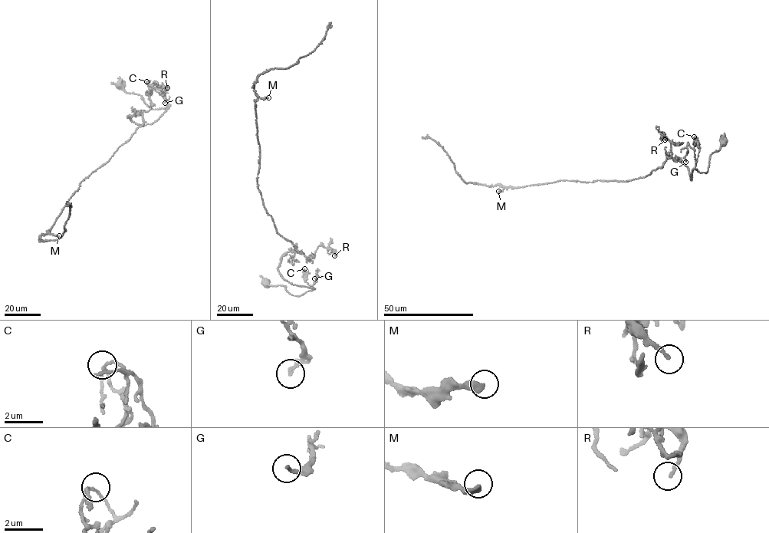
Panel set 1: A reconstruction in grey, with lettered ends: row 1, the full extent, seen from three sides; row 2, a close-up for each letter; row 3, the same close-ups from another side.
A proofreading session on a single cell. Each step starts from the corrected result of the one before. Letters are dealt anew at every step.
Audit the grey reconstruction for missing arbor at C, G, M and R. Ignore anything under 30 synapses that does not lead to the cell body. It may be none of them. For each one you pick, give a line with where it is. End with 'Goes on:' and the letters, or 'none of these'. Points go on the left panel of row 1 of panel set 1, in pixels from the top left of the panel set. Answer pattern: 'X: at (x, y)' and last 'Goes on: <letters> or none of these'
Goes on: none of these

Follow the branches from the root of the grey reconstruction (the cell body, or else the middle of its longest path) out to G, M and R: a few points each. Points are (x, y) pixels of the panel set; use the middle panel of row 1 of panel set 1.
G: (264, 283), (284, 286), (290, 294), (299, 296), (312, 290), (317, 281), (317, 271), (317, 277), (314, 278)
M: (264, 283), (297, 296), (313, 288), (280, 276), (280, 257), (300, 252), (258, 189), (255, 100), (268, 97)
R: (264, 283), (302, 295), (313, 288), (282, 278), (280, 257), (299, 251), (310, 259), (321, 245), (334, 255)

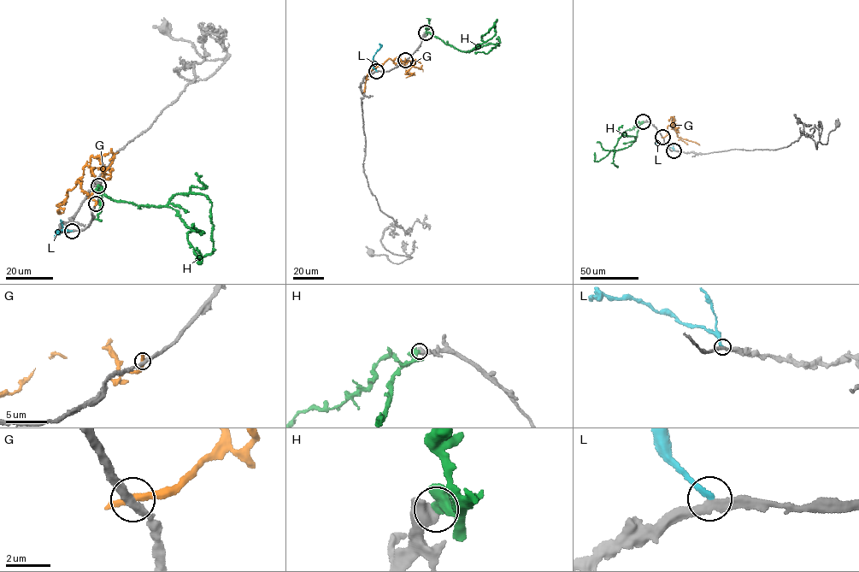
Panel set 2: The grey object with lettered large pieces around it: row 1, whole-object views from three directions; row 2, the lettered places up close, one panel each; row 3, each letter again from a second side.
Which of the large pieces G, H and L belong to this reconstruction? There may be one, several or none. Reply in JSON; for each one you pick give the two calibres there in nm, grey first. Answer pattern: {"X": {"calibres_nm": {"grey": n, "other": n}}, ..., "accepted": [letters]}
{"accepted": []}

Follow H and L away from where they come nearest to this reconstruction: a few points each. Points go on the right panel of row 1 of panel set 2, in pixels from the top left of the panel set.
H: (643, 121), (635, 140), (634, 137), (626, 135), (617, 141), (613, 163), (618, 166)
L: (673, 150), (661, 144), (655, 144)

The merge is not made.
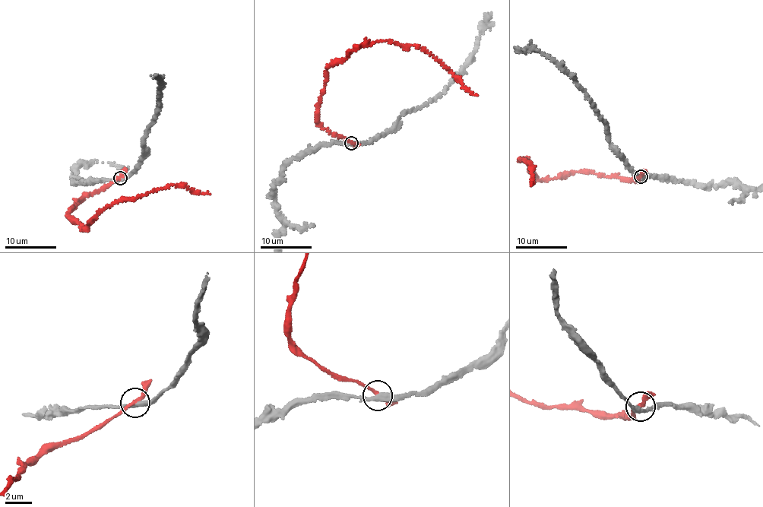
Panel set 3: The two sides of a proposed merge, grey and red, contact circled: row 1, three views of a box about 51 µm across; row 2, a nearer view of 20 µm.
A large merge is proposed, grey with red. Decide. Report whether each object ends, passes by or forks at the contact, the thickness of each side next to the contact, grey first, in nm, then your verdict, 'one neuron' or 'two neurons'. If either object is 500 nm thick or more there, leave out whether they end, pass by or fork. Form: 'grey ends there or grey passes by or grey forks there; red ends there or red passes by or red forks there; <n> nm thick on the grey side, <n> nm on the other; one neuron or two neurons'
grey passes by; red passes by; 360 nm thick on the grey side, 260 nm on the other; two neurons

